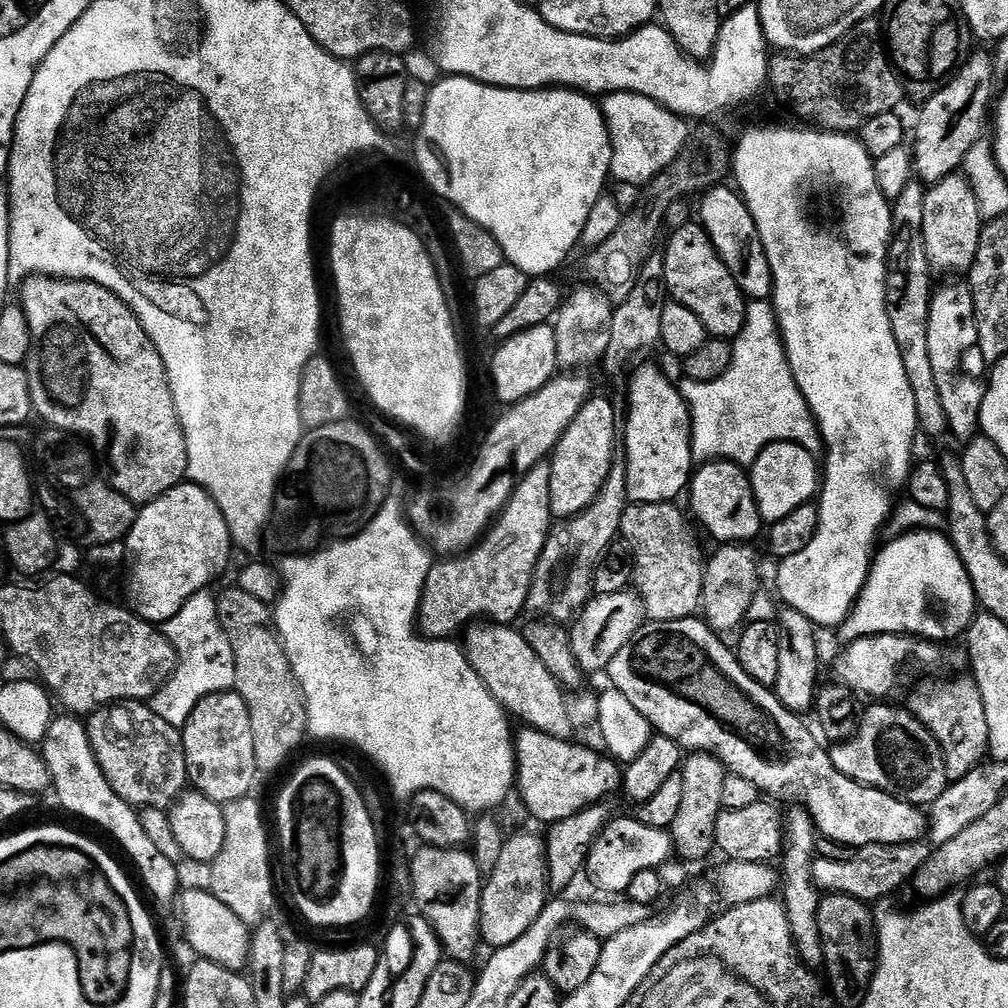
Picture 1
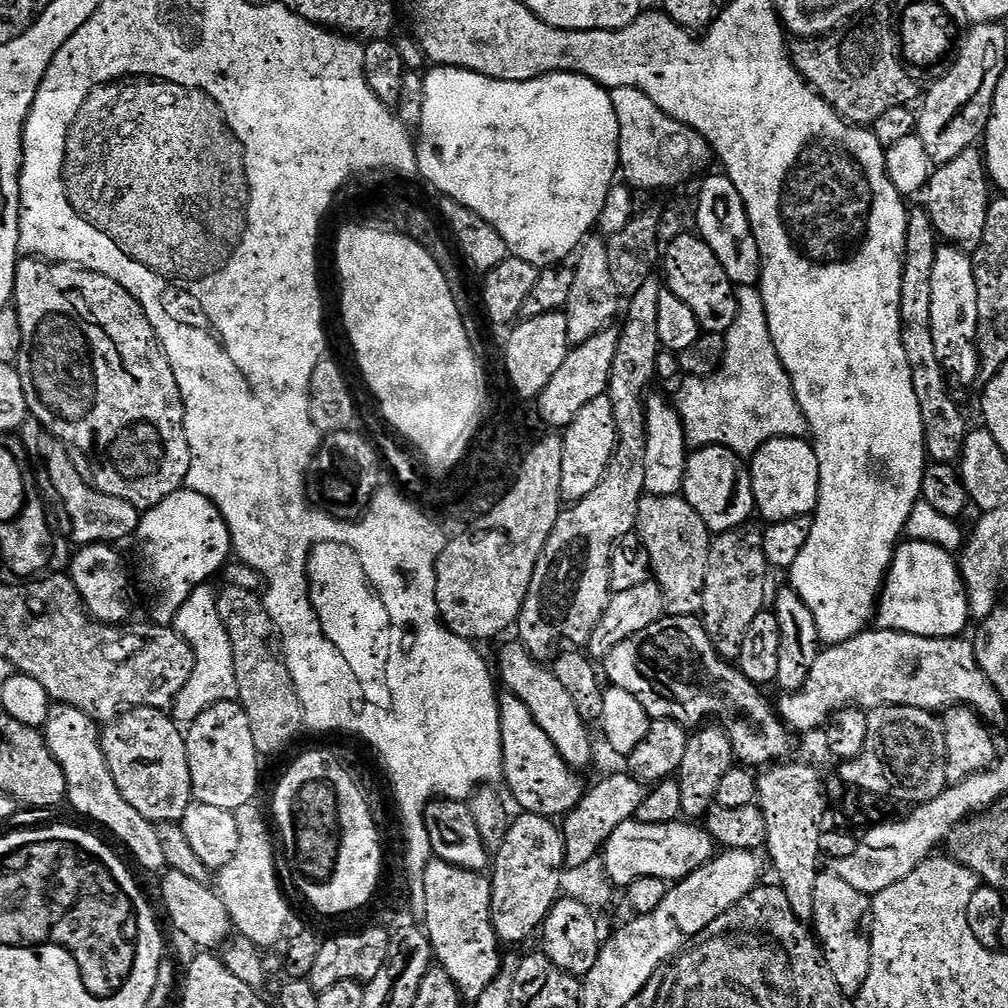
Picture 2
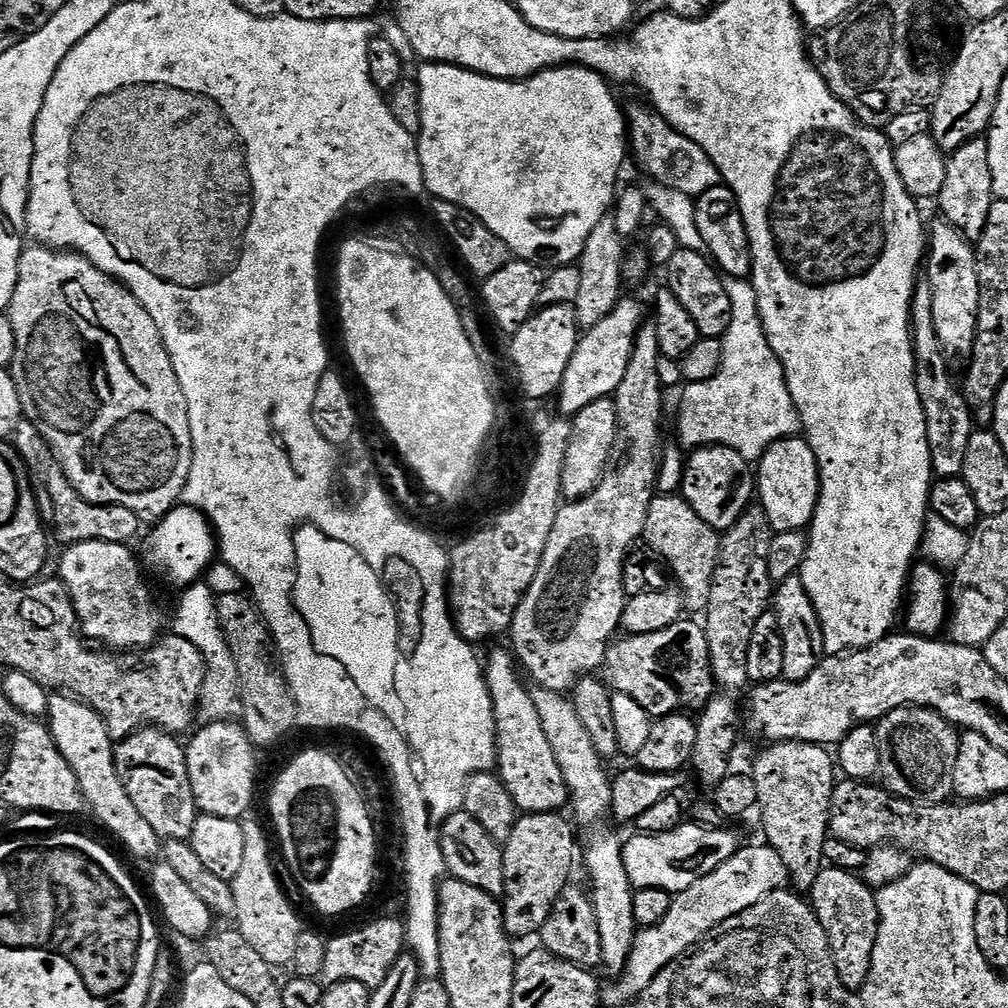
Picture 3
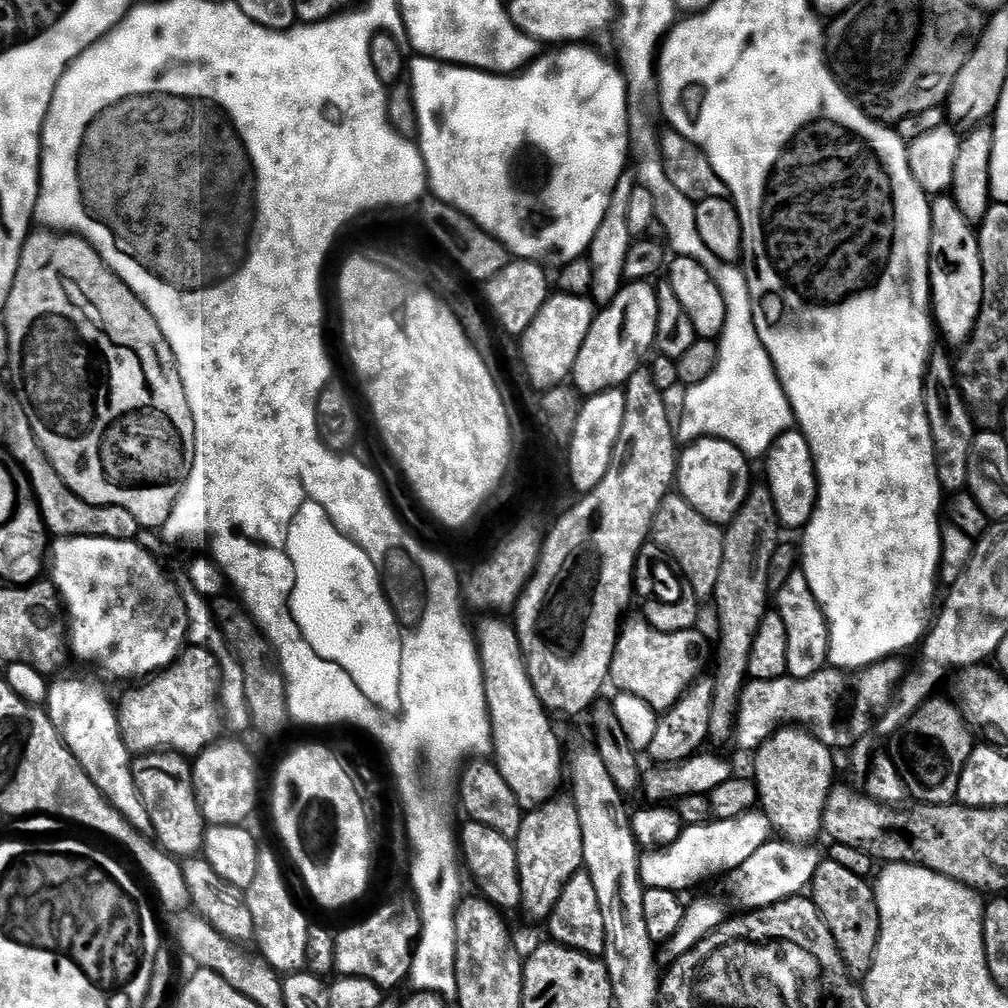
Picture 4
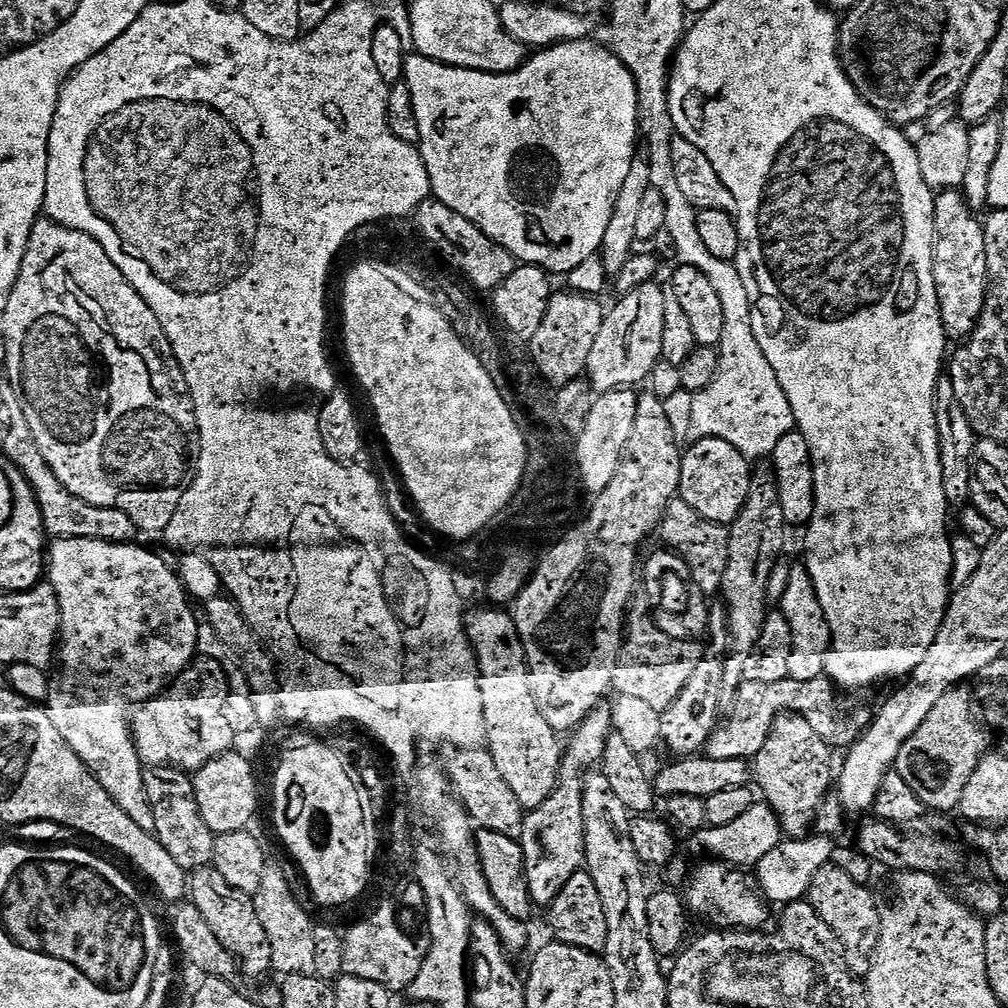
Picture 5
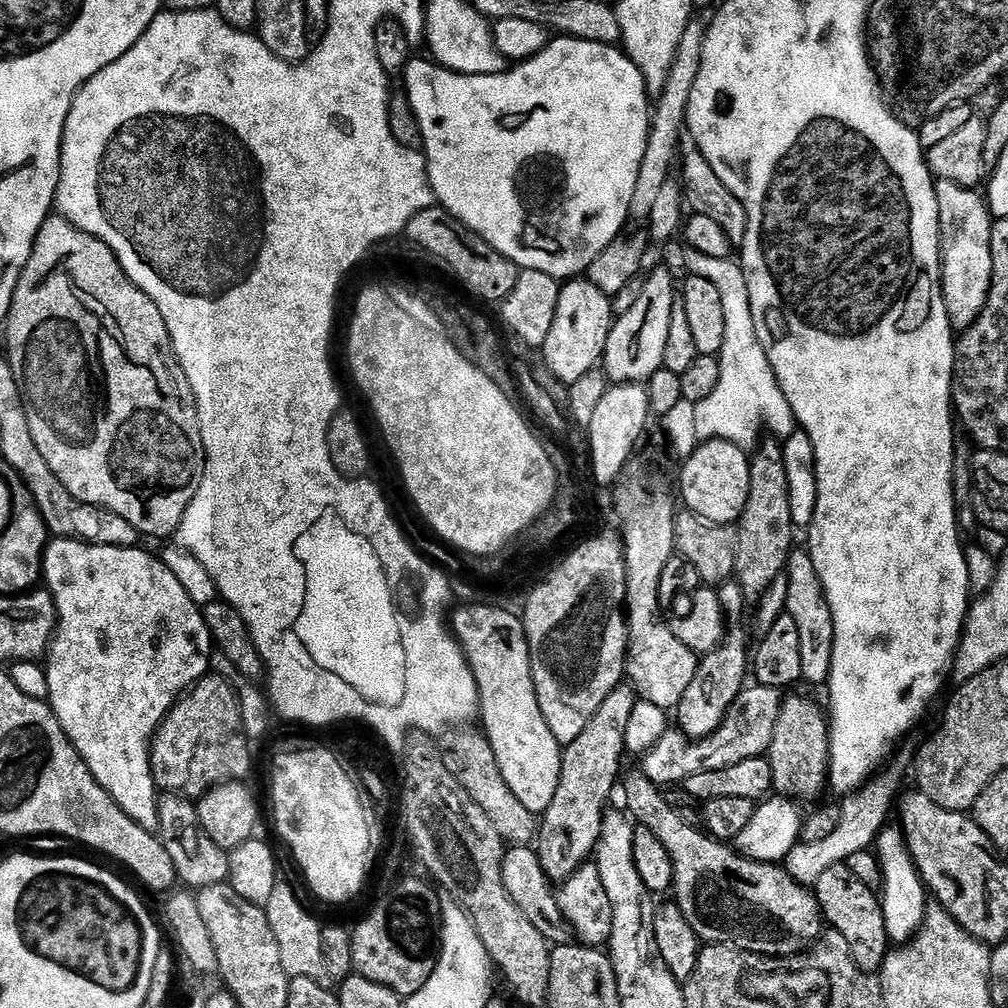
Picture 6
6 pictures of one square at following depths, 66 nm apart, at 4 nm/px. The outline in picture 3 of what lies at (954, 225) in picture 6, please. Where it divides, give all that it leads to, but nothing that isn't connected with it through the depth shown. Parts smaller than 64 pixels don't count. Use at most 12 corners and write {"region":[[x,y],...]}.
{"region":[[943,218],[930,224],[926,279],[947,361],[976,342],[976,250]]}

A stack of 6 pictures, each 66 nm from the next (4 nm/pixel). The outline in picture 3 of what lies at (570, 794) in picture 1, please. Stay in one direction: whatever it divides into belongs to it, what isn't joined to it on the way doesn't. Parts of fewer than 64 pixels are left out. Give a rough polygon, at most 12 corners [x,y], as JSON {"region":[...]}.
{"region":[[507,647],[483,665],[498,775],[521,813],[568,787]]}

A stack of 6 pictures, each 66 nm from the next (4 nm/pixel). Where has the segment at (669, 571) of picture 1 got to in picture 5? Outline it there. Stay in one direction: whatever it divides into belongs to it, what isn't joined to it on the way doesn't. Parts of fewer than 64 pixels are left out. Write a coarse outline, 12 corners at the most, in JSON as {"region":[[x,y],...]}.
{"region":[[672,500],[658,529],[695,591],[720,592],[725,525]]}

